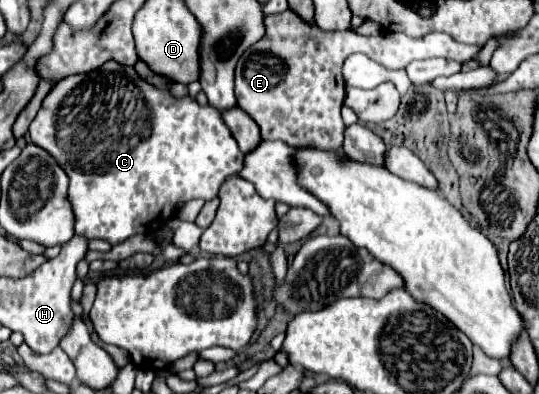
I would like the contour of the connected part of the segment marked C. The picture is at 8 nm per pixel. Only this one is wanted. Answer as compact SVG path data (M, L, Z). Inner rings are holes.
M112 64L58 80L42 100L28 132L30 140L46 148L70 176L76 234L102 238L112 246L134 234L156 232L176 216L178 204L196 198L204 202L218 198L220 186L244 168L244 154L216 108L200 106L190 94L176 98L170 90L156 88L140 78L134 66Z

